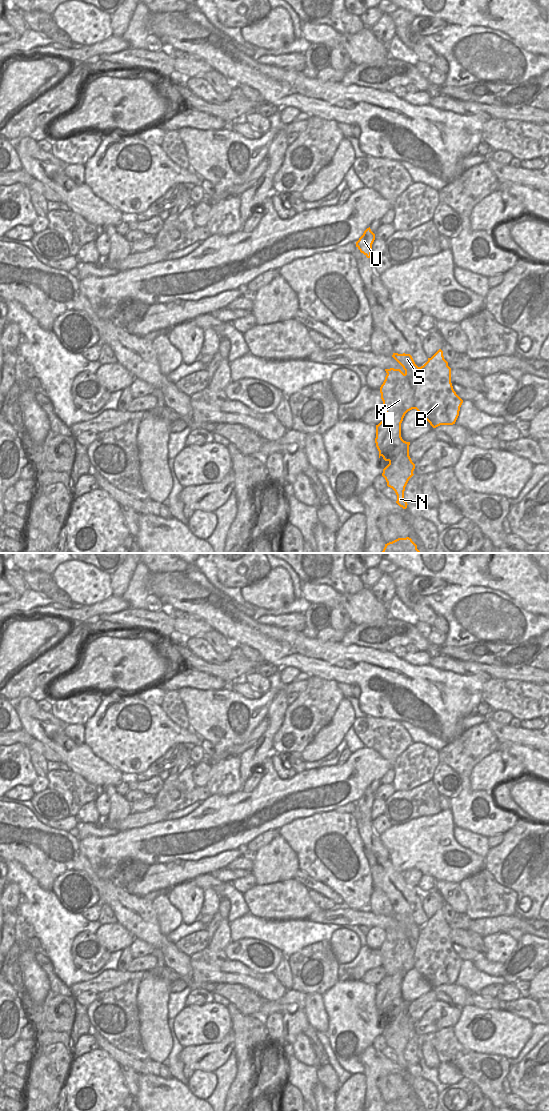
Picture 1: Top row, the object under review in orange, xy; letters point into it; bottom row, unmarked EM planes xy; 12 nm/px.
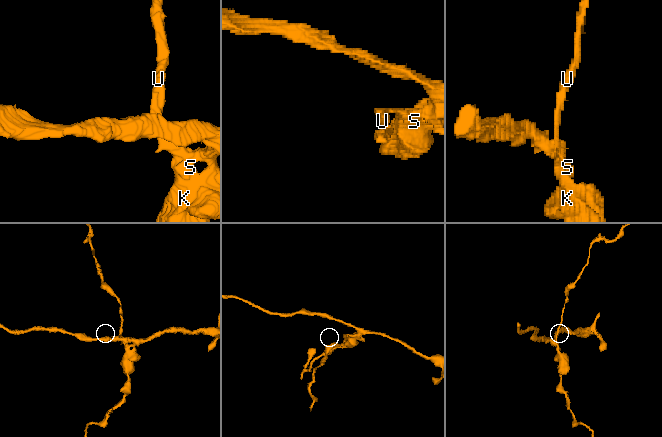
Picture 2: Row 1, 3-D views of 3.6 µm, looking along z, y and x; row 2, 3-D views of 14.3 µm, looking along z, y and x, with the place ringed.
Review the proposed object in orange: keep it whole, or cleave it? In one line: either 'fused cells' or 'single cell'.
fused cells

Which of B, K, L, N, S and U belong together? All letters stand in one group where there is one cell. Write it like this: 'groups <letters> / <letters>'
groups B K L N / S U

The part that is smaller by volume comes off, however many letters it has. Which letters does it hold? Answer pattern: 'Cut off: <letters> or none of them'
Cut off: S, U

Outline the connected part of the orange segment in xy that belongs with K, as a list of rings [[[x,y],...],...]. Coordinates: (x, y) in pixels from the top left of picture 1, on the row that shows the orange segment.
[[[439,349],[428,361],[420,367],[420,375],[415,388],[406,374],[400,369],[385,369],[387,375],[380,387],[382,407],[385,409],[386,416],[376,425],[375,443],[379,451],[379,458],[382,456],[389,464],[383,469],[382,476],[387,482],[387,486],[392,488],[396,495],[396,503],[403,509],[407,508],[404,499],[405,487],[409,479],[414,475],[415,464],[409,456],[410,442],[406,442],[401,437],[401,423],[405,415],[399,416],[398,412],[406,412],[416,409],[433,428],[440,425],[455,424],[463,400],[456,394],[451,383],[451,368],[444,359],[443,351]]]

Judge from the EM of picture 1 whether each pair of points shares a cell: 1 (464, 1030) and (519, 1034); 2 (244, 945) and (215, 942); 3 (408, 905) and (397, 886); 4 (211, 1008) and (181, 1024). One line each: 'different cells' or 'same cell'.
1: same cell
2: different cells
3: same cell
4: same cell

